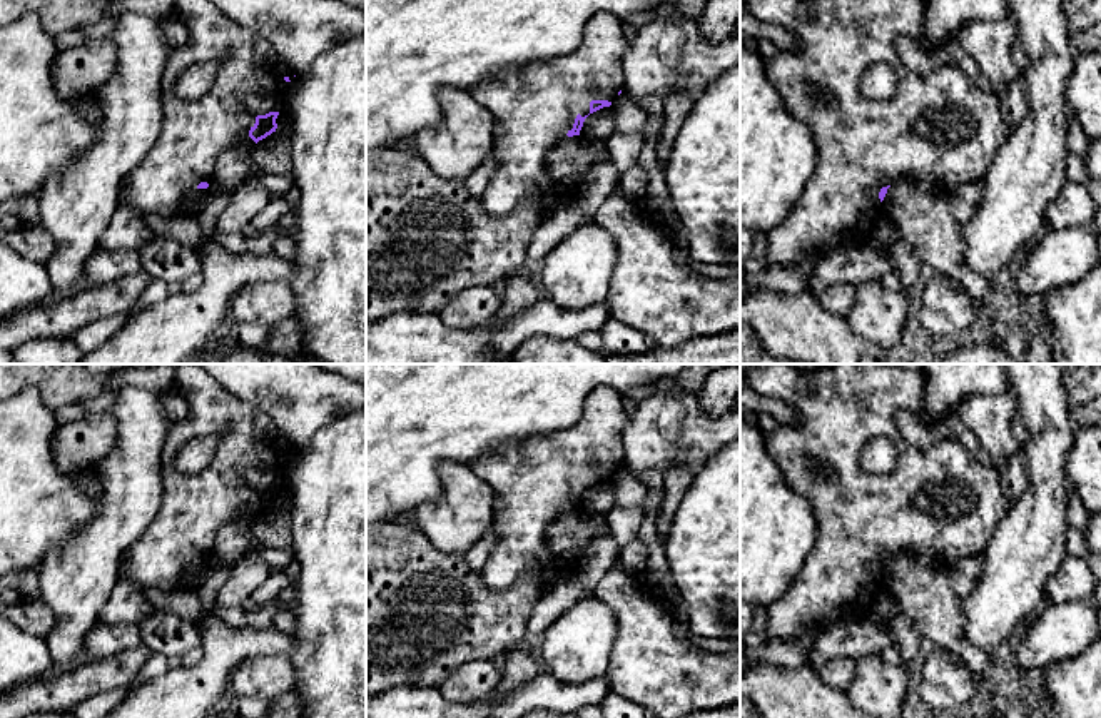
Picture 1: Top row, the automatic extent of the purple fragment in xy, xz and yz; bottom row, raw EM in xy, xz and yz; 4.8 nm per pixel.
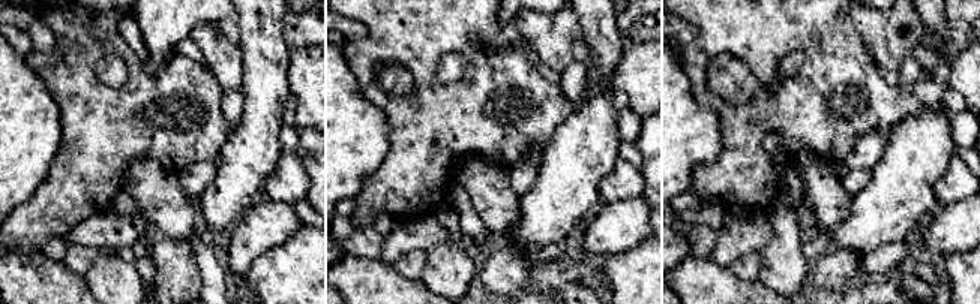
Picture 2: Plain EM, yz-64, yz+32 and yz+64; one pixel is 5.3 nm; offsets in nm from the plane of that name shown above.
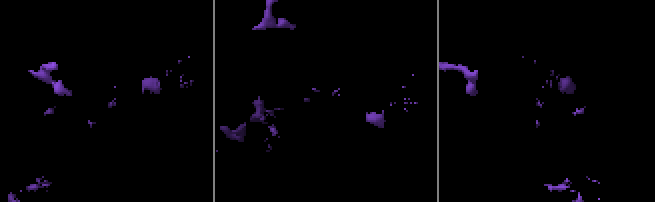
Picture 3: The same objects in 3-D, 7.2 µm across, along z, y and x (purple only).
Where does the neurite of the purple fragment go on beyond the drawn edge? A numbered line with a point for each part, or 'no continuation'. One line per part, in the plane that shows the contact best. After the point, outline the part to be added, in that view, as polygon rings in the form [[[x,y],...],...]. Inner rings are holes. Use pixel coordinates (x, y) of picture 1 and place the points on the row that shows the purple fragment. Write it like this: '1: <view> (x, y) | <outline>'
1: xz (537, 104) | [[[598,13],[575,52],[503,70],[469,90],[505,127],[491,149],[498,169],[479,197],[488,214],[503,217],[526,205],[538,209],[543,220],[573,202],[576,194],[558,187],[548,174],[546,154],[568,137],[578,114],[590,114],[591,100],[618,97],[630,42],[616,17]]]

